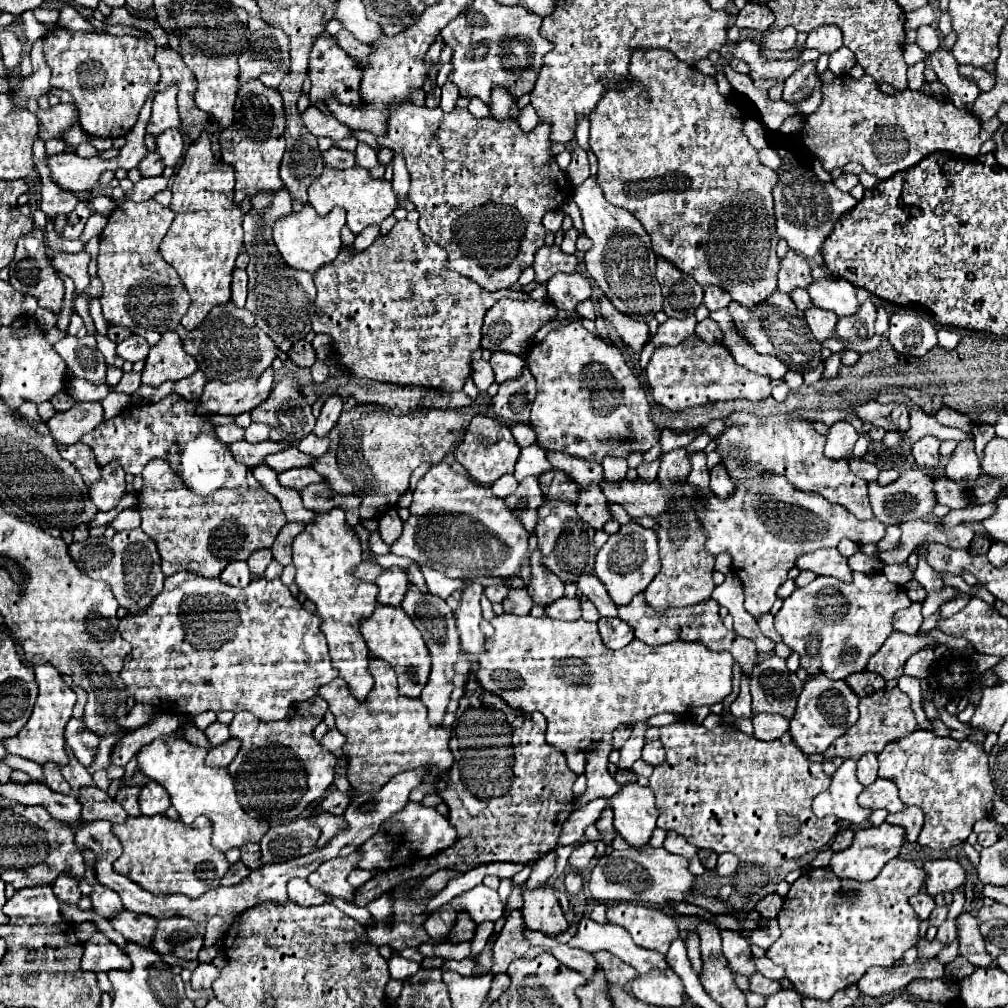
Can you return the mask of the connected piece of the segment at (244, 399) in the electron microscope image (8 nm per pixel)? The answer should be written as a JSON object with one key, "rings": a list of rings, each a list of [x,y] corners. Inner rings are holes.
{"rings":[[[268,369],[258,381],[220,383],[208,381],[196,407],[196,415],[240,415],[252,411],[268,399],[274,383],[274,371]]]}

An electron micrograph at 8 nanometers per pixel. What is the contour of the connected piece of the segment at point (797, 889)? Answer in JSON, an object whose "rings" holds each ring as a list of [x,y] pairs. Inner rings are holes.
{"rings":[[[900,857],[888,861],[880,875],[868,883],[860,881],[844,881],[836,877],[828,867],[826,869],[810,869],[796,883],[792,883],[788,895],[784,897],[784,907],[778,915],[780,923],[780,941],[768,949],[768,959],[786,969],[786,977],[794,983],[796,991],[804,997],[814,997],[828,1001],[836,991],[858,983],[868,967],[892,967],[898,959],[902,959],[904,951],[916,945],[920,919],[912,913],[908,899],[926,885],[926,871],[916,867],[912,861],[904,861]]]}

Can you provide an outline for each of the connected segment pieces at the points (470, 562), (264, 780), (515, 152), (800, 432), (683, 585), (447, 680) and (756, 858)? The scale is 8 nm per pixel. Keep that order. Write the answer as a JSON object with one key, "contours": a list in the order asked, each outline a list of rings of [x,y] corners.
{"contours":[[[[438,463],[418,481],[410,519],[404,523],[402,535],[390,545],[390,553],[410,557],[448,577],[508,577],[518,573],[528,555],[528,533],[490,487],[472,483],[468,477],[454,473],[450,465]]],[[[314,697],[304,705],[292,707],[288,717],[276,723],[258,721],[252,713],[236,713],[230,723],[230,735],[240,739],[242,747],[228,771],[234,777],[238,801],[244,811],[260,821],[278,825],[298,817],[306,807],[324,797],[334,781],[338,757],[324,749],[312,731],[322,721],[326,709],[328,703],[322,697]]],[[[408,103],[392,113],[388,133],[376,139],[382,147],[404,153],[412,179],[408,197],[420,213],[420,231],[446,249],[450,269],[476,281],[486,291],[496,291],[508,289],[534,263],[534,253],[544,245],[546,235],[542,217],[552,209],[560,209],[568,193],[570,197],[574,193],[574,187],[568,187],[568,179],[556,163],[548,137],[550,129],[546,123],[538,123],[534,131],[524,133],[514,121],[476,119],[462,107],[444,113],[440,107],[428,109]]],[[[736,411],[724,419],[724,431],[716,439],[716,451],[720,453],[730,479],[758,479],[762,473],[784,475],[798,491],[818,493],[830,503],[846,507],[858,519],[872,519],[868,481],[850,471],[848,459],[830,459],[824,455],[826,437],[814,431],[810,419],[796,413],[758,417],[746,411]]],[[[688,503],[670,505],[660,517],[656,517],[656,523],[660,525],[656,535],[658,535],[662,569],[644,591],[646,603],[654,607],[660,615],[664,615],[664,611],[672,607],[678,609],[678,607],[690,607],[708,601],[714,589],[712,571],[714,571],[716,555],[710,555],[704,549],[706,533],[700,529],[700,521],[694,511],[694,505]]],[[[408,577],[406,595],[404,595],[404,601],[402,601],[400,607],[404,609],[404,613],[408,617],[412,617],[412,623],[420,629],[420,633],[422,633],[422,637],[426,641],[426,647],[428,647],[428,651],[432,655],[430,679],[428,679],[428,683],[426,683],[420,699],[422,699],[422,703],[428,709],[428,717],[430,717],[432,725],[440,725],[442,723],[442,717],[446,713],[446,705],[450,701],[450,693],[454,689],[454,685],[452,685],[454,663],[456,663],[458,653],[460,653],[460,633],[456,629],[454,613],[452,613],[452,609],[446,605],[446,601],[442,597],[436,597],[436,595],[430,595],[430,593],[420,591],[410,577]]],[[[676,721],[660,727],[660,741],[666,751],[666,761],[660,767],[654,767],[650,777],[650,789],[654,791],[656,807],[660,809],[660,829],[676,831],[700,849],[712,849],[718,855],[728,851],[738,855],[744,863],[766,867],[780,867],[790,859],[798,859],[810,851],[820,851],[838,833],[840,819],[832,815],[818,819],[812,813],[814,797],[830,787],[832,777],[824,773],[822,763],[810,761],[798,745],[758,741],[730,723],[706,729],[692,721]]]]}

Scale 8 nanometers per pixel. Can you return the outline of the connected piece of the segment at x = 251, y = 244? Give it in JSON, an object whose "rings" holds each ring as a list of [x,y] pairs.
{"rings":[[[280,189],[276,193],[256,195],[252,199],[252,209],[248,215],[244,215],[244,247],[250,257],[248,263],[248,301],[246,307],[256,315],[256,325],[274,341],[300,341],[306,333],[310,333],[310,319],[314,313],[314,299],[316,299],[316,287],[314,277],[310,273],[300,273],[296,269],[290,269],[284,265],[284,259],[280,257],[274,241],[272,241],[272,227],[278,219],[292,213],[292,197],[286,189]]]}

